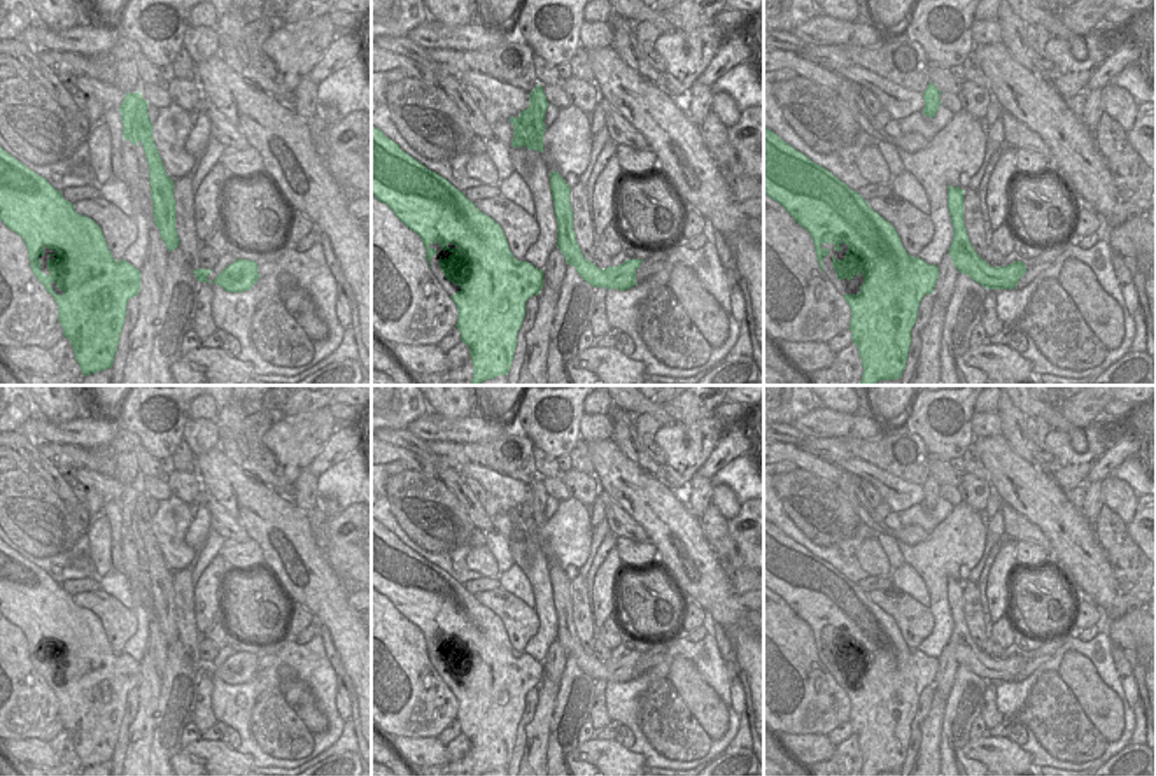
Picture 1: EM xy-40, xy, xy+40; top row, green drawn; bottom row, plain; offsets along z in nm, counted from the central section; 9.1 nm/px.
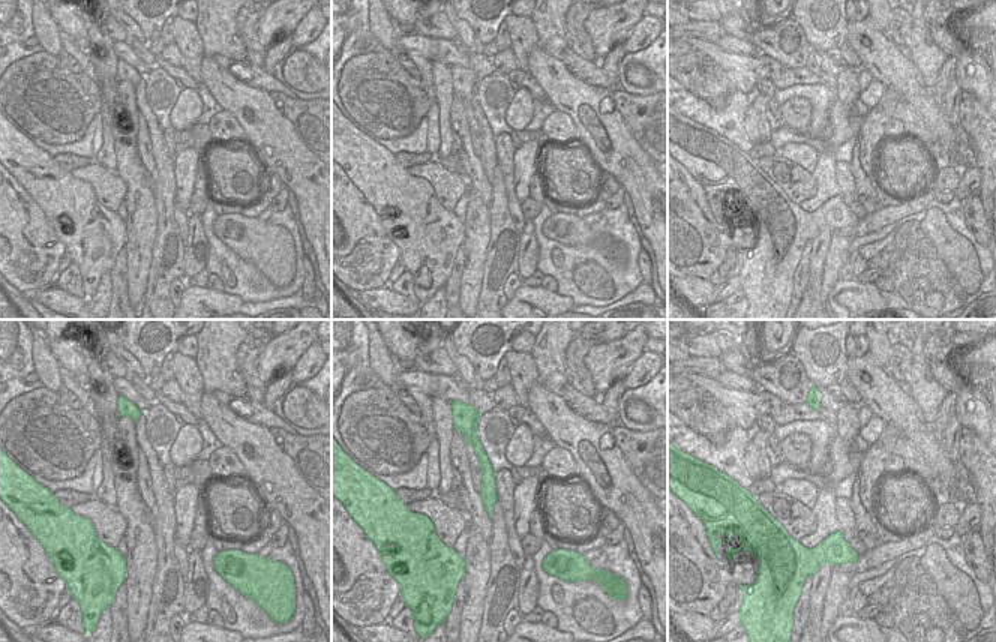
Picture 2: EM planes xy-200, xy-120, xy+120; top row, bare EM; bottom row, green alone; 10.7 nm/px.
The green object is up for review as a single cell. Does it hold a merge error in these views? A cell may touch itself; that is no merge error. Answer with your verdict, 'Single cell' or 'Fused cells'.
Fused cells.

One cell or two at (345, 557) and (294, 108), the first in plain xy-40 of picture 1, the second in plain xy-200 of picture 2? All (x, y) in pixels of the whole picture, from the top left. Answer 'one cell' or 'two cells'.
one cell

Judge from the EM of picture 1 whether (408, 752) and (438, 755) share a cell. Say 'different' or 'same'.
same

